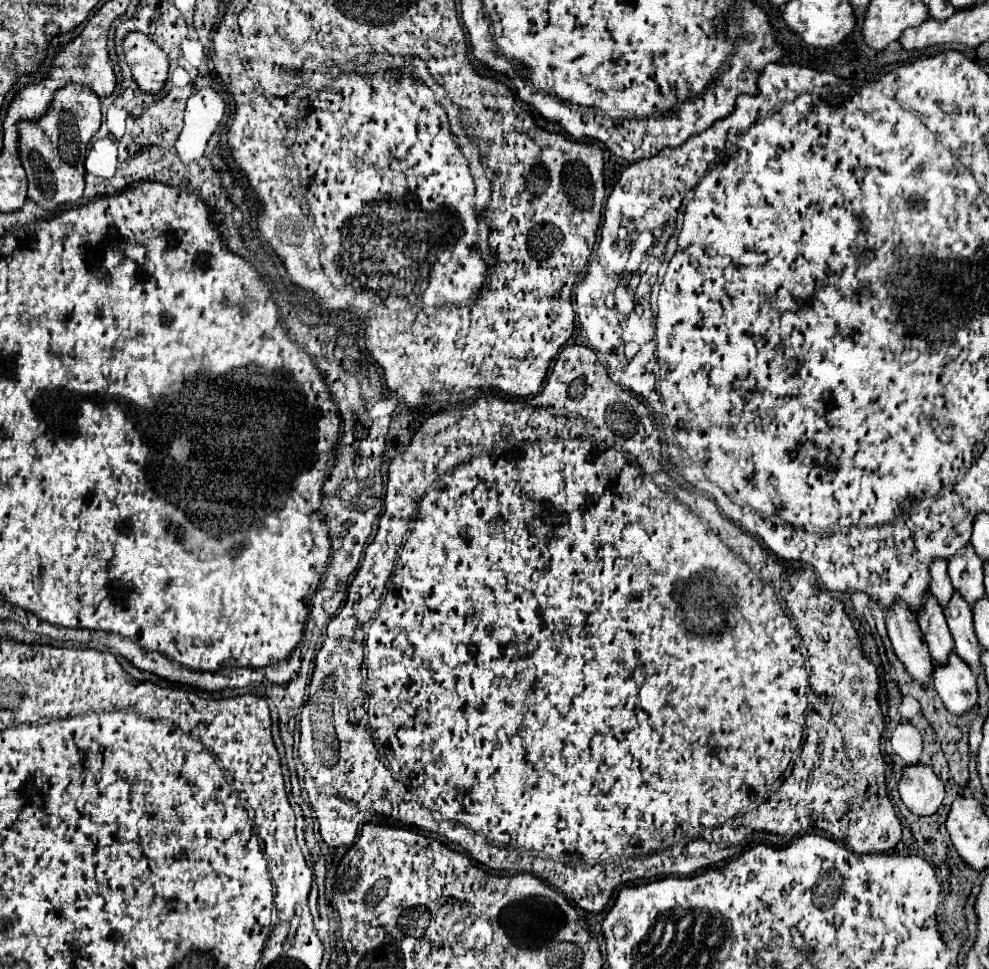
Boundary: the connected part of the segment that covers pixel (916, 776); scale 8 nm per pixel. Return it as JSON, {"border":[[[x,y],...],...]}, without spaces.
{"border":[[[915,764],[905,766],[899,780],[899,794],[905,806],[917,816],[931,816],[939,810],[945,788],[943,780],[933,772],[931,766]]]}

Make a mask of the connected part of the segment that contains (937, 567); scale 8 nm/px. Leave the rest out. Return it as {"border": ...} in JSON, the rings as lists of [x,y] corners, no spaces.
{"border":[[[933,560],[933,564],[929,566],[929,572],[931,572],[929,590],[937,596],[939,604],[945,606],[953,594],[953,586],[947,574],[947,560]]]}

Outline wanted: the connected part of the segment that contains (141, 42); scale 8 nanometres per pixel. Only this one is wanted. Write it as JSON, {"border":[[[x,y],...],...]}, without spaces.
{"border":[[[129,34],[123,42],[123,50],[141,92],[153,96],[161,94],[167,82],[167,54],[143,34]]]}

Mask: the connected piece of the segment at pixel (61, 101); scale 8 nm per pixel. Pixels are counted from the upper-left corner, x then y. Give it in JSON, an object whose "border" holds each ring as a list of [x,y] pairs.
{"border":[[[69,84],[57,90],[49,112],[37,122],[19,124],[21,162],[29,178],[29,198],[43,210],[55,210],[73,204],[85,188],[85,154],[87,144],[101,126],[99,98],[81,84]]]}

